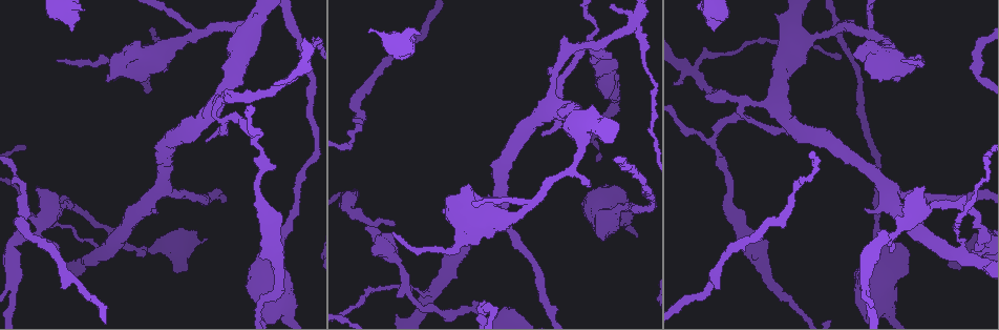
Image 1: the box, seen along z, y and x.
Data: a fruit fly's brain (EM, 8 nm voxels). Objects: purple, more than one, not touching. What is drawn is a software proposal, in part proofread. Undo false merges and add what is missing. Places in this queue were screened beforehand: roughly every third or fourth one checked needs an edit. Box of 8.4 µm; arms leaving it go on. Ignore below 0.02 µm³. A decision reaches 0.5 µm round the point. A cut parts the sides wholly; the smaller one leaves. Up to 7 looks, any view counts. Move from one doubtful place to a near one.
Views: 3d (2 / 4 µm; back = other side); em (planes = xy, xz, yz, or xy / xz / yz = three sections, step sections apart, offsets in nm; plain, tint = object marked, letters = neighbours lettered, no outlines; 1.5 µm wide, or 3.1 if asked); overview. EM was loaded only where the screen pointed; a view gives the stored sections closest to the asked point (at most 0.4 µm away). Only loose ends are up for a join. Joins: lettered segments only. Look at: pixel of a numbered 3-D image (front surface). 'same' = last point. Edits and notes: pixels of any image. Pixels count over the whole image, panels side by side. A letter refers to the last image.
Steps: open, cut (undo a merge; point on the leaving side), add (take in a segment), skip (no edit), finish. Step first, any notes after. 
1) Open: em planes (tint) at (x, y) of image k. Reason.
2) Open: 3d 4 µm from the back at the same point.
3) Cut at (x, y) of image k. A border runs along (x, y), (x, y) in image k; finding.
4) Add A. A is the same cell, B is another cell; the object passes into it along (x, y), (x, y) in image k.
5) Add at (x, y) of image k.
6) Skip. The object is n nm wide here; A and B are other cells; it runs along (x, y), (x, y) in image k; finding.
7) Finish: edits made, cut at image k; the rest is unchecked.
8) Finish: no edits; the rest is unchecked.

Open: 3d 4 µm at (552, 71) of image 1. Abrupt turn.

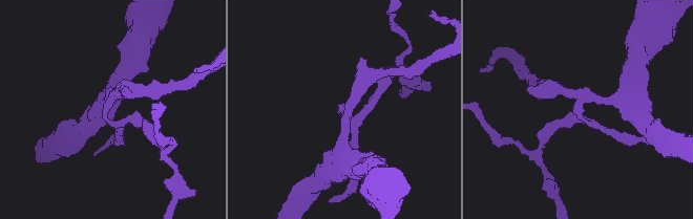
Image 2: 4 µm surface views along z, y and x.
Open: em planes (letters) at (344, 111) of image 2. 4 arms meet here.

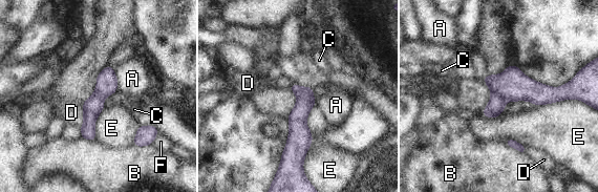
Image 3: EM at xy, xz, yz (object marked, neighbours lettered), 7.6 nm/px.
Cut at (495, 107) of image 3. The object is 140 nm wide here; A, B, C, D, E and F are other cells; a border runs along (491, 90), (505, 102) in image 3; two cells meet here.

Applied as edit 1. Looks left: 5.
Open: overview. See it whole again.

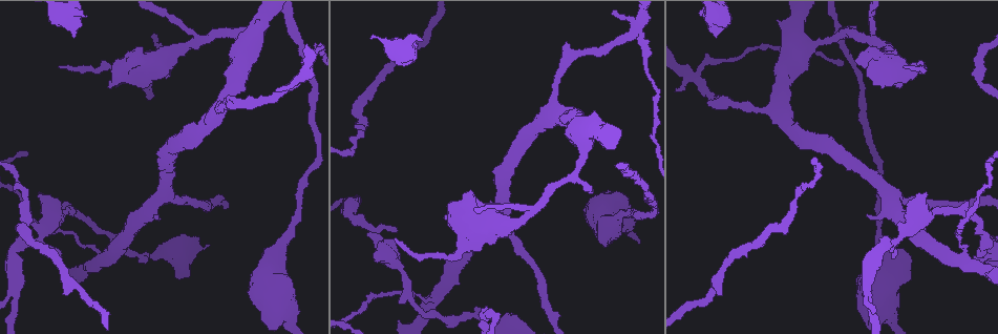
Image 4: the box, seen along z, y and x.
Open: 3d 2 µm at (40, 241) of image 4. Thick turns thin.

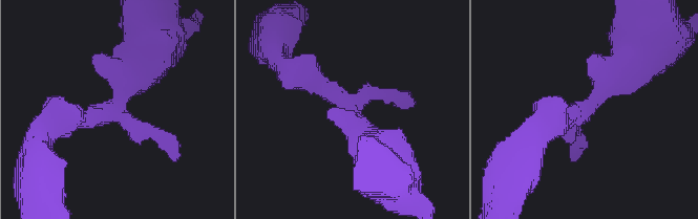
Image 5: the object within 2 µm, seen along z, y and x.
Open: em yz step 4 (tint) at (346, 103) of image 5. Need the tissue.

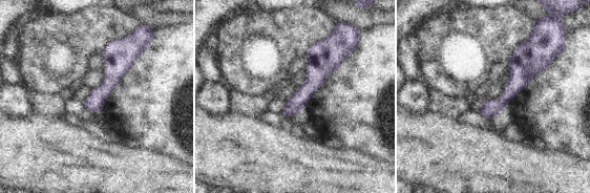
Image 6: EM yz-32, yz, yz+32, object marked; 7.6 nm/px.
Open: em planes (letters) at the same point. Cut it another way.

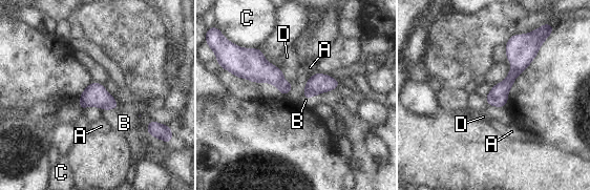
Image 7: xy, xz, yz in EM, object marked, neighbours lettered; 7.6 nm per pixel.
Skip. A, B, C and D are other cells; a border runs along (104, 109), (107, 110) in image 7; all the same cell.

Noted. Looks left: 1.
Finish: edits made, cut at image 3; the rest is unchecked.

